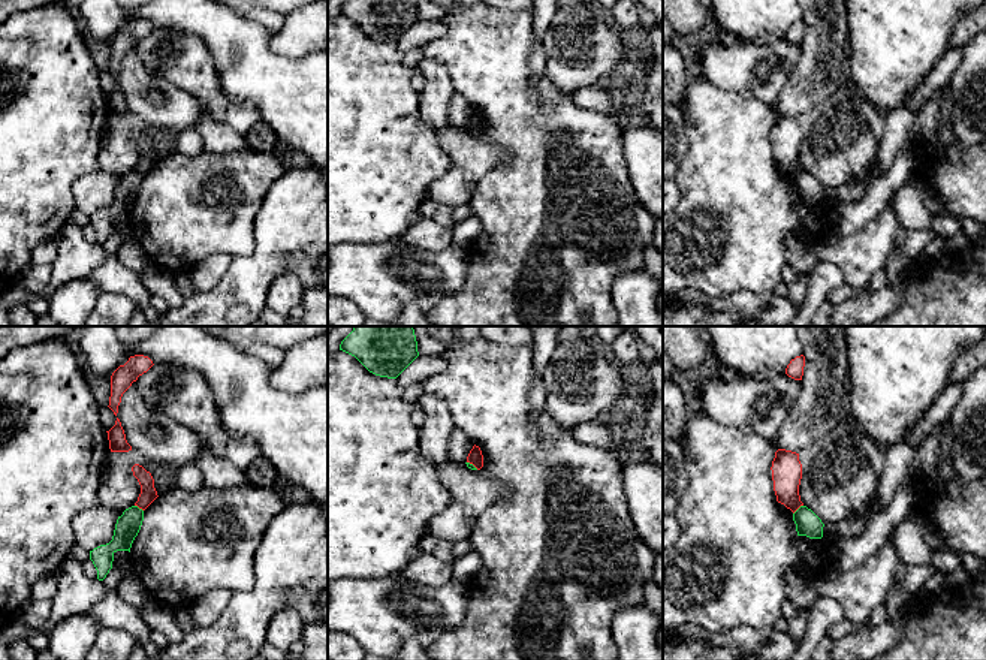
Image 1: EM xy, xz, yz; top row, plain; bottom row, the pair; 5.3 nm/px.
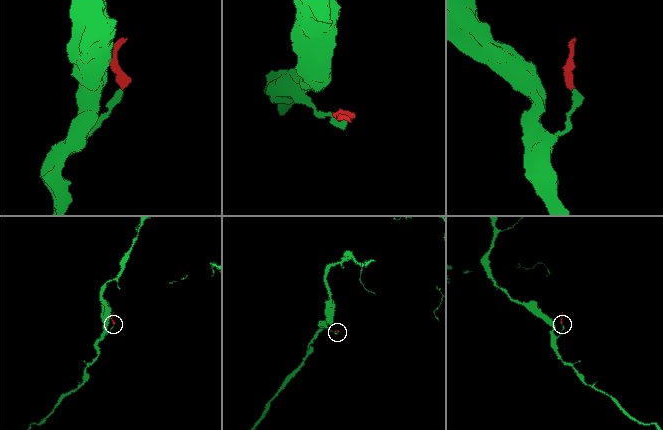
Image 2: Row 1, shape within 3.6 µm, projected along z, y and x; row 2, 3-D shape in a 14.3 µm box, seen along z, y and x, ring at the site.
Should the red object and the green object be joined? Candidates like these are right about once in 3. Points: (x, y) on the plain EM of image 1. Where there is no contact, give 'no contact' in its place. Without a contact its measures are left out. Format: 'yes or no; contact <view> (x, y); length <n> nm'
no; contact yz (798, 172); length 80 nm

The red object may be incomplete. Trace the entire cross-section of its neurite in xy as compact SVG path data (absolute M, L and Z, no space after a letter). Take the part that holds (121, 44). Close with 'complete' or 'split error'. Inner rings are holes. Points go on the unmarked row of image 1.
M144 19L130 21L124 30L120 30L111 40L109 73L117 81L123 58L138 45L139 40L153 31L153 25Z | complete

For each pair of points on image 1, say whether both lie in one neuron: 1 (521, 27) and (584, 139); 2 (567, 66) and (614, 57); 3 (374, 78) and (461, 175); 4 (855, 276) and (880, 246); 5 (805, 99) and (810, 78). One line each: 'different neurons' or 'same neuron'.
1: same neuron
2: same neuron
3: different neurons
4: same neuron
5: same neuron

